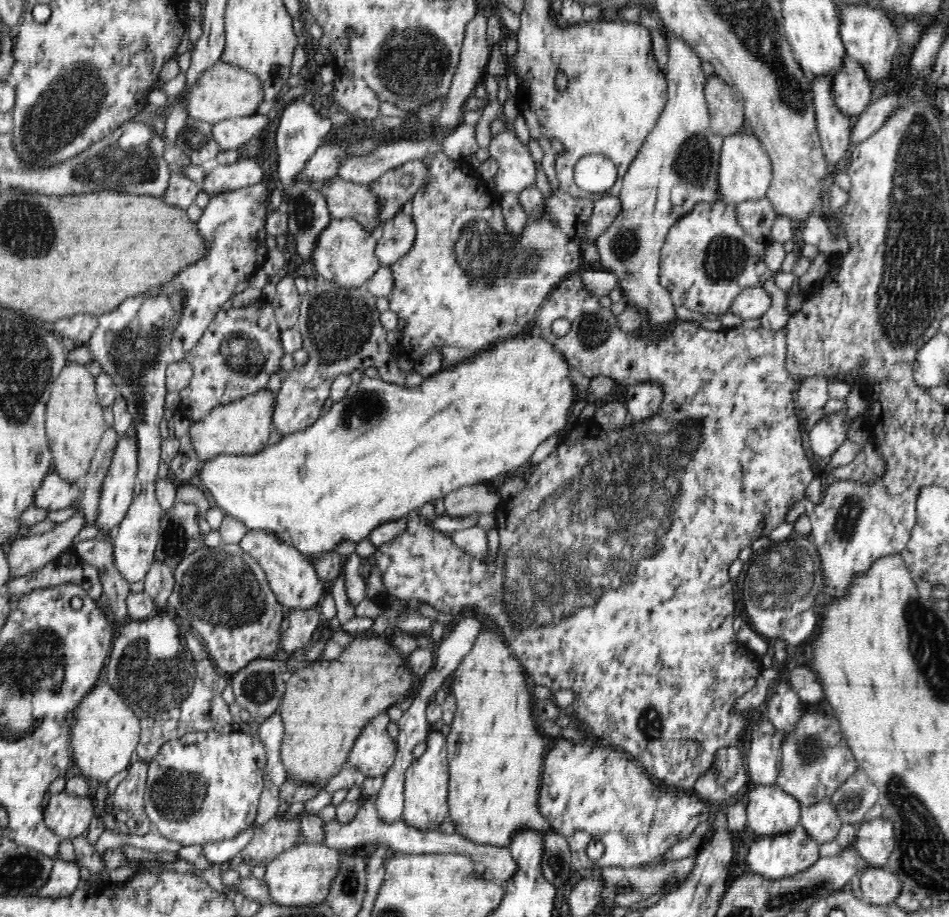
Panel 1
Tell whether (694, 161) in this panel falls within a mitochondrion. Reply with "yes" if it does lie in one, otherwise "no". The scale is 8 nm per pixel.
yes

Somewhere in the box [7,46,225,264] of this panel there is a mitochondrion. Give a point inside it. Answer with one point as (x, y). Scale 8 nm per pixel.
(59, 116)

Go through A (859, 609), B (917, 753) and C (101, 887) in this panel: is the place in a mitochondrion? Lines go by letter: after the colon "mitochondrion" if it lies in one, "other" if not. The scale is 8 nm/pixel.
A: other
B: other
C: other

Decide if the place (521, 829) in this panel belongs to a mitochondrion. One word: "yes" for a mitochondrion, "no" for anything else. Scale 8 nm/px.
no

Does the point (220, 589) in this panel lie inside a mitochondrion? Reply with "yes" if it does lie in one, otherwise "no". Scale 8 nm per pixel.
yes

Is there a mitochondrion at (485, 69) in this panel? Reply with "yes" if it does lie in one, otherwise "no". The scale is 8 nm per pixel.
no

